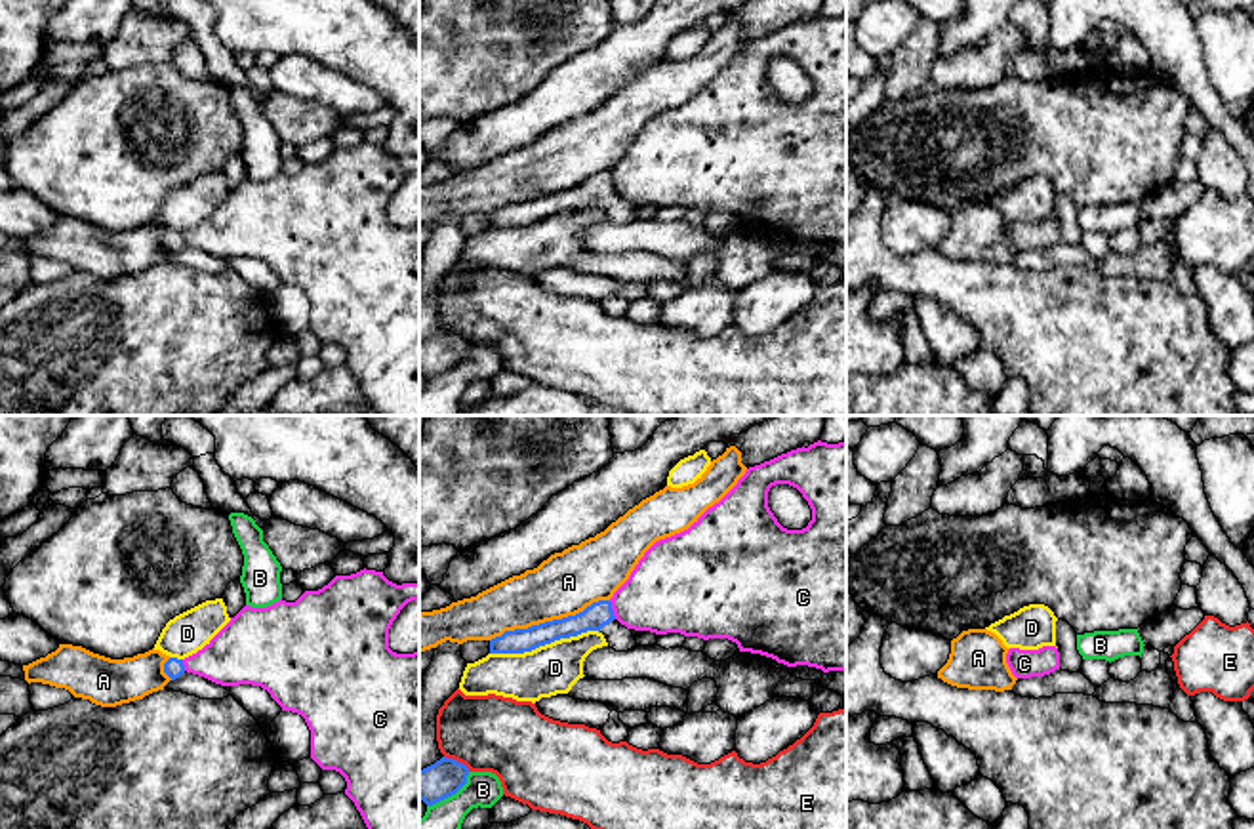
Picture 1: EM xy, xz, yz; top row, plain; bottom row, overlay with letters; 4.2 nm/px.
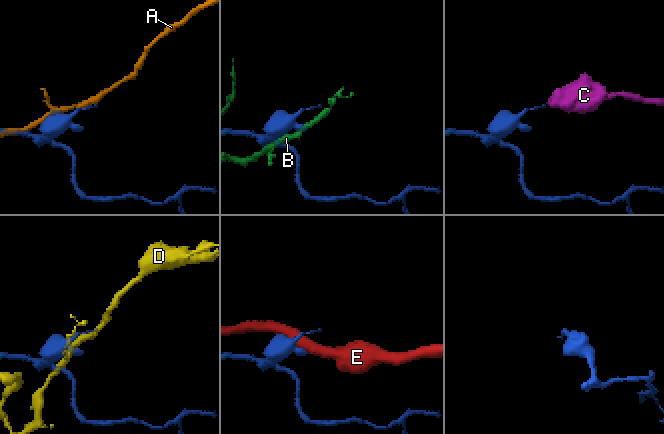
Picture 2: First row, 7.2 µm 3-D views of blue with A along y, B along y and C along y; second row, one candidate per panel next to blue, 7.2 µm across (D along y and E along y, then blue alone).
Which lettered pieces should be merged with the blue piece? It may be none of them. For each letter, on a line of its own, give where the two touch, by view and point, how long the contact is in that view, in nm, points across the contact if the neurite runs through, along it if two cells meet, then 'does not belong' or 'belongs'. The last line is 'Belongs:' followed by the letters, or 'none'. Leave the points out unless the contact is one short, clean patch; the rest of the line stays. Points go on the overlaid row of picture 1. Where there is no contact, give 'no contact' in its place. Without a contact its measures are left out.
A: meets blue in xz at (549, 622); contact 550 nm long; does not belong
B: meets blue in xz at (450, 795); contact 240 nm long; does not belong
C: meets blue in xz at (612, 610); contact 90 nm long; border along xz (608, 601), (616, 618); does not belong
D: meets blue in xz at (544, 645); contact 480 nm long; does not belong
E: meets blue in xz at (456, 761); contact 130 nm long; does not belong
Belongs: none

